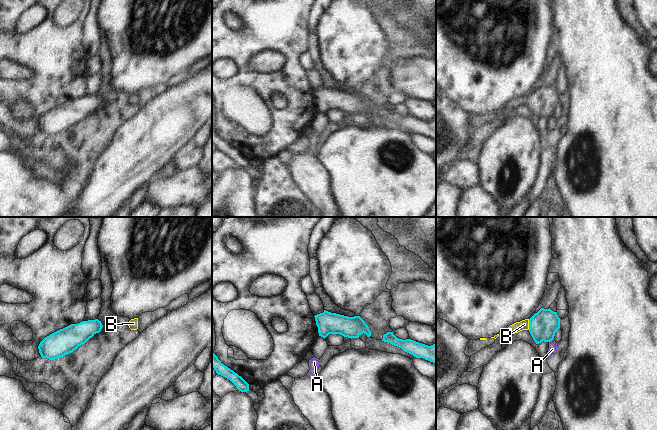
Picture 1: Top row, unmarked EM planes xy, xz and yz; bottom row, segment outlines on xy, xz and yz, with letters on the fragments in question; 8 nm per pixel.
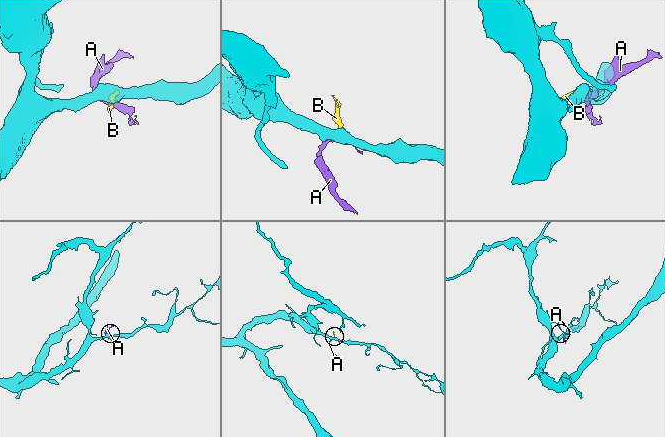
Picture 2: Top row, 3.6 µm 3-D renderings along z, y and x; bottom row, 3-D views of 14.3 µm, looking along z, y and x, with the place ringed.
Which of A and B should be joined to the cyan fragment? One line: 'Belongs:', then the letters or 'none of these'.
Belongs: B

